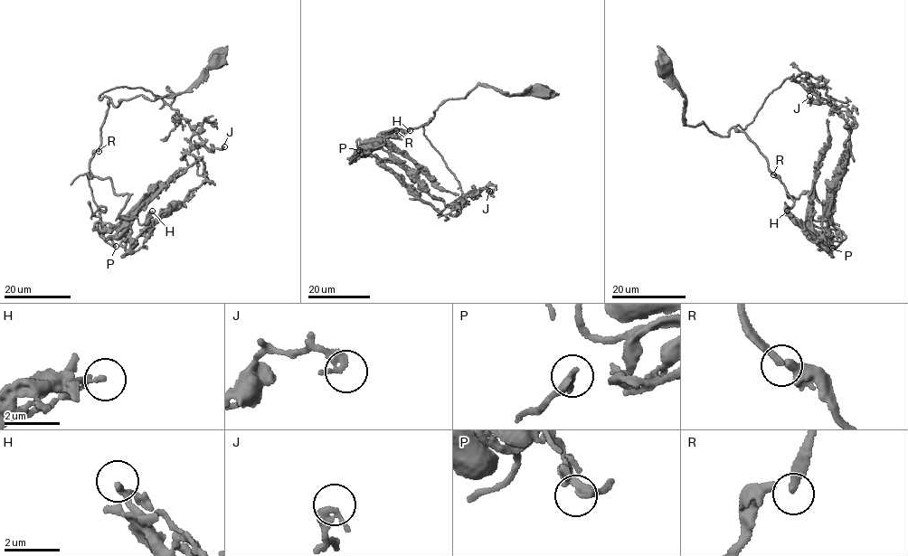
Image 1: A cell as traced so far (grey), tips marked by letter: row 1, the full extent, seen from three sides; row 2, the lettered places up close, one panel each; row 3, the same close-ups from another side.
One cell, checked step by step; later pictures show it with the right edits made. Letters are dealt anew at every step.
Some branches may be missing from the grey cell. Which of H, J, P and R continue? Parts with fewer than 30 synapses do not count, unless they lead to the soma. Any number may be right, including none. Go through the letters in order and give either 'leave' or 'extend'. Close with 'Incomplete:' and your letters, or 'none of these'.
H: leave
J: leave
P: leave
R: leave
Incomplete: none of these

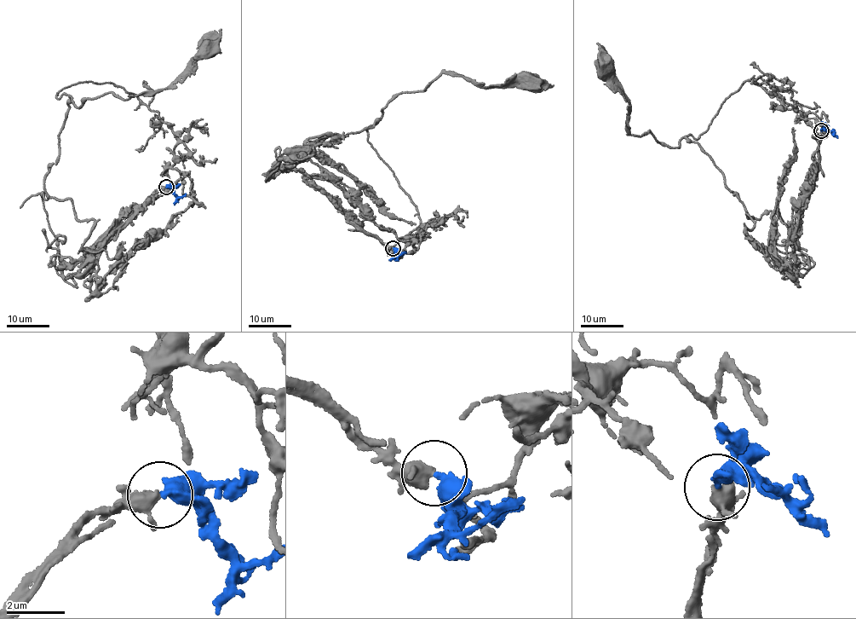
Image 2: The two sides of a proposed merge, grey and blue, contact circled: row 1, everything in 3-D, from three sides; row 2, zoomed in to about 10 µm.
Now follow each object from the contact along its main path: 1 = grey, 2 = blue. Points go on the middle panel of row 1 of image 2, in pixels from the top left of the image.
1: (393, 248), (276, 169), (330, 135), (302, 155), (408, 244), (433, 223), (381, 111), (532, 83)
2: (393, 248), (398, 257), (406, 251)

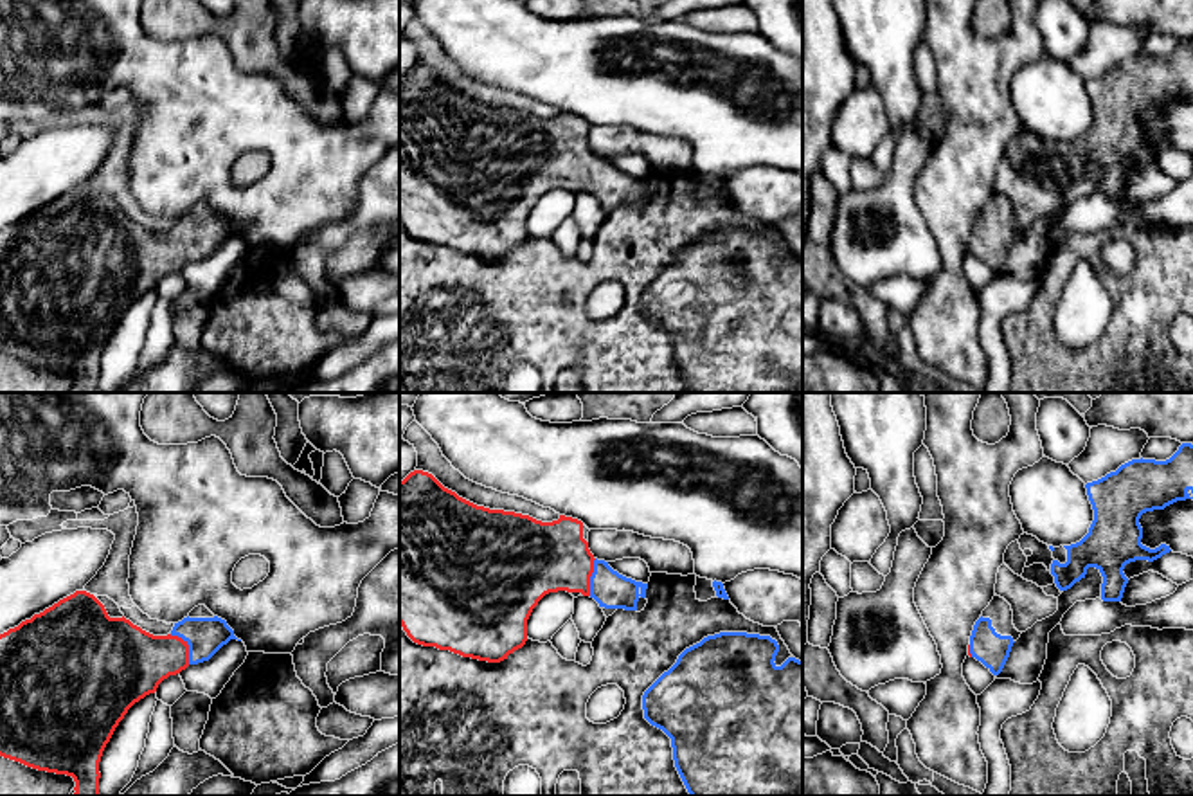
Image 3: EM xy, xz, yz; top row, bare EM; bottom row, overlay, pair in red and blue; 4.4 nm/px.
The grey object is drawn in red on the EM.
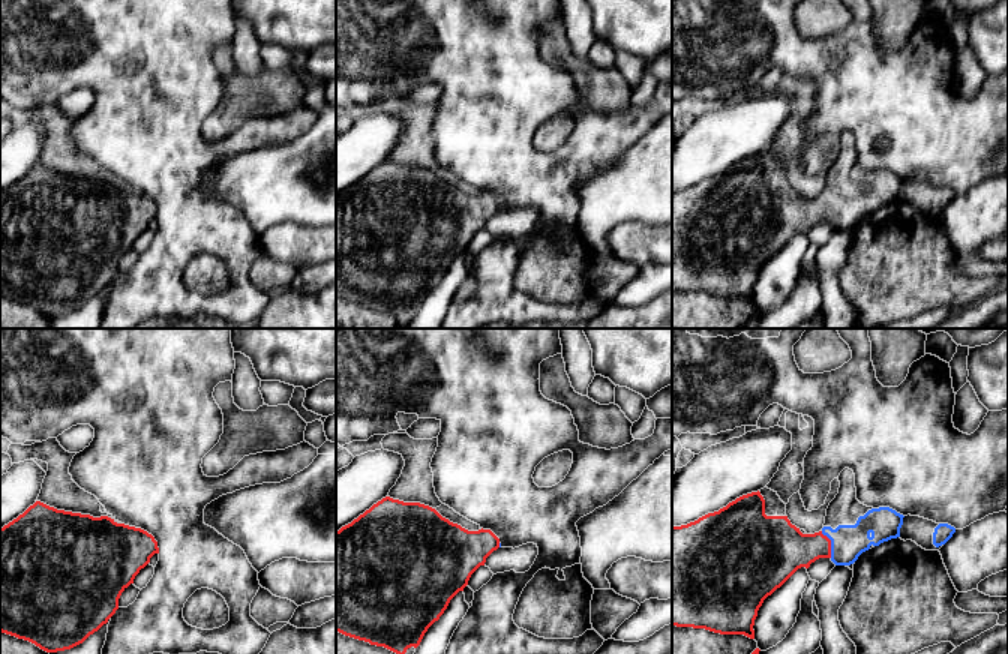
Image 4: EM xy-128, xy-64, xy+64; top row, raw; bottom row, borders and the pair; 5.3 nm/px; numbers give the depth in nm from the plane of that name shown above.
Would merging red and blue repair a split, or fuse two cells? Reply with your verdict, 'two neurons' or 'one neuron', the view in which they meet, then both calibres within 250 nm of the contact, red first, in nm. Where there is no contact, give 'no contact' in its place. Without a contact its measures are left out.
one neuron; contact in xy; calibres 280 and 170 nm

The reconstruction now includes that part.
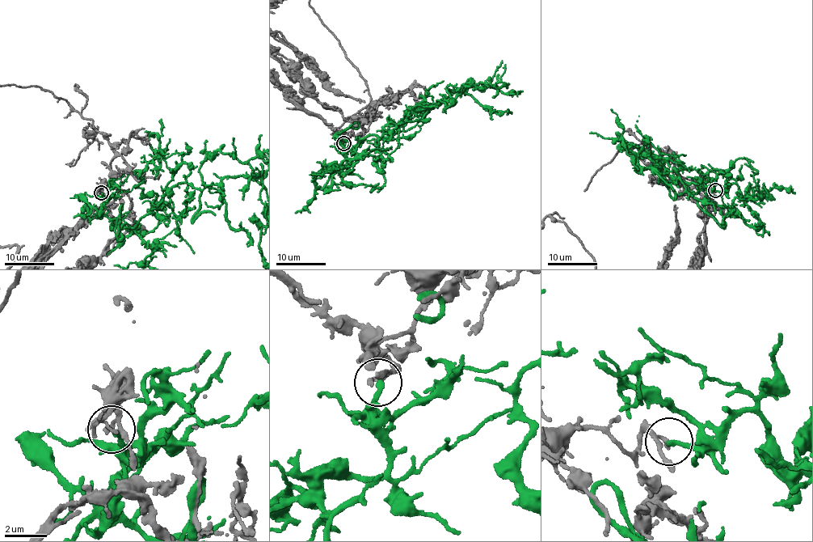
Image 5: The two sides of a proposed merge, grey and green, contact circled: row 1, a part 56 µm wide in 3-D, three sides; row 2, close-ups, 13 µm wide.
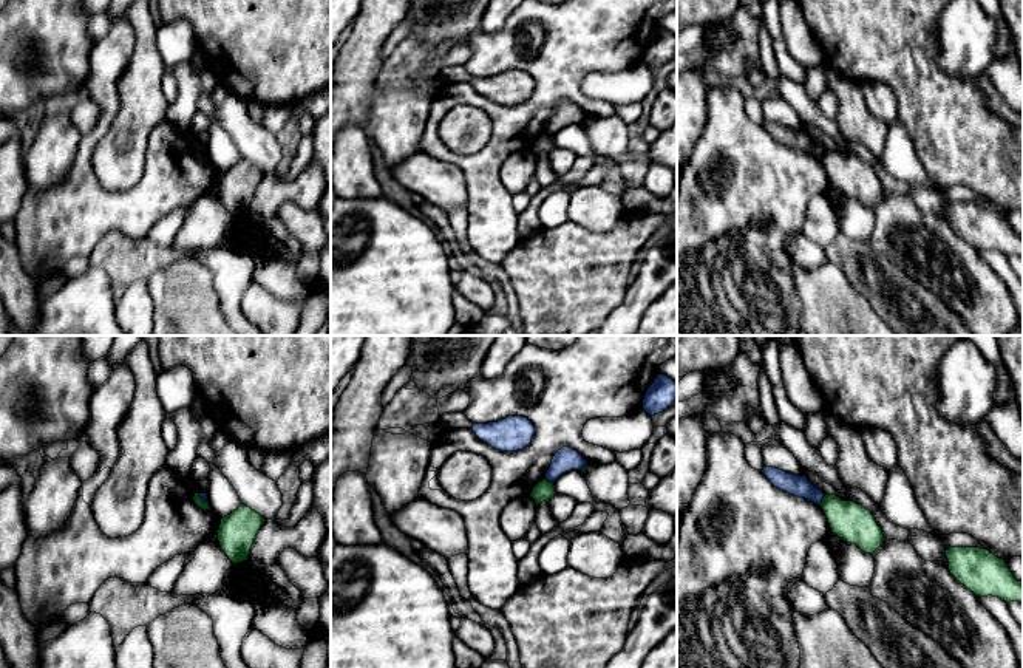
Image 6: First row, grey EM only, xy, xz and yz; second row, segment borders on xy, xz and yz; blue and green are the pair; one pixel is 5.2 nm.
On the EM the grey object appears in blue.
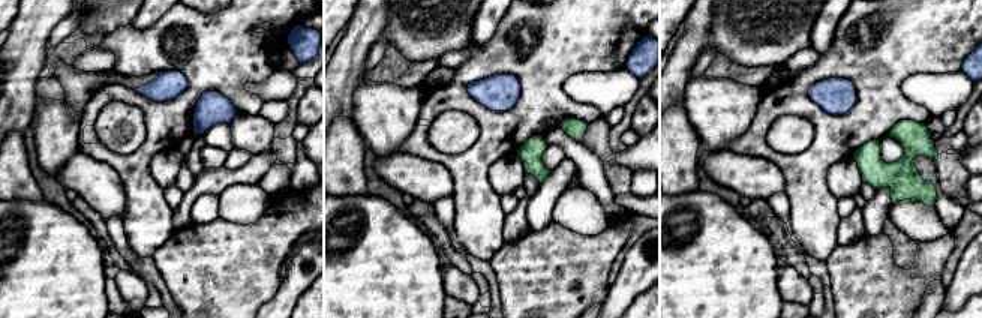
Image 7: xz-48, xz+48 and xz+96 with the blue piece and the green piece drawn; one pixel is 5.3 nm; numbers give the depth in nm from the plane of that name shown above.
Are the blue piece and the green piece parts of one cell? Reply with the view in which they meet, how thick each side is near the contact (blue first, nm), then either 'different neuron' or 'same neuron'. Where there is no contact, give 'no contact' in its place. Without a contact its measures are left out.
contact in yz; calibres 110 and 200 nm; different neuron

